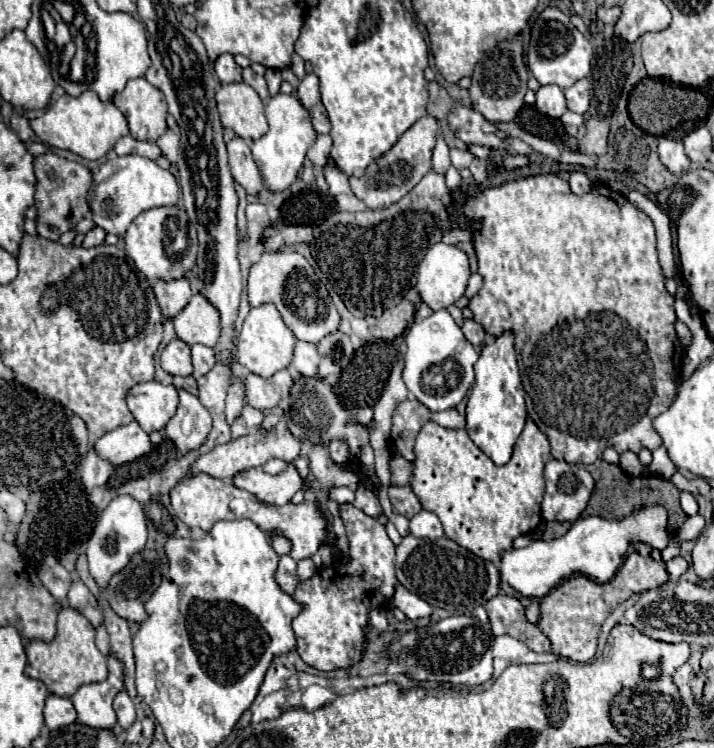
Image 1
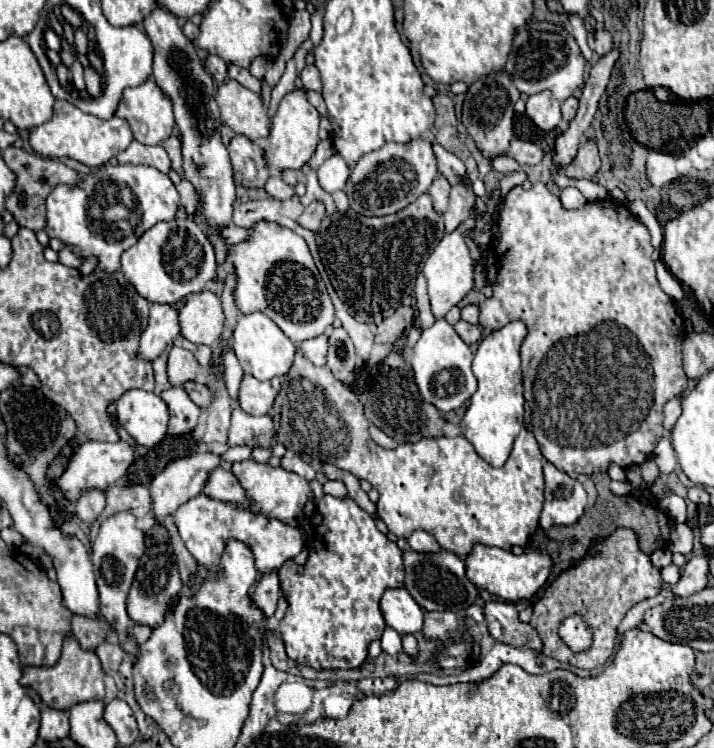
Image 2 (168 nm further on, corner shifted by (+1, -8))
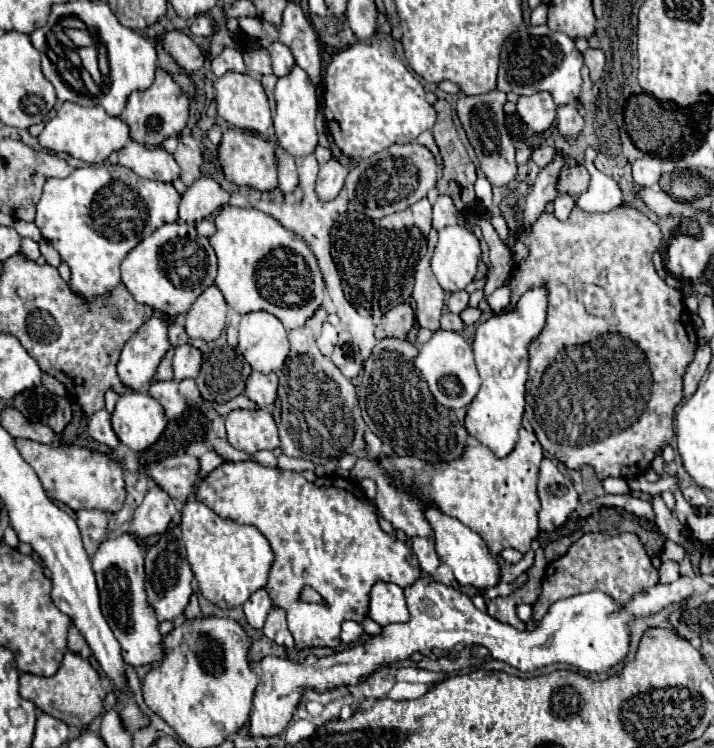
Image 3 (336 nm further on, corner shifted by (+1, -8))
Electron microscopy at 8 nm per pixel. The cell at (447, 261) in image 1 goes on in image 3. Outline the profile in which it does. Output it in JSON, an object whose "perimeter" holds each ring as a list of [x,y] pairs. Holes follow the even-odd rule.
{"perimeter":[[[461,224],[439,230],[431,268],[445,292],[465,290],[465,286],[475,278],[479,260],[481,246],[473,230]]]}

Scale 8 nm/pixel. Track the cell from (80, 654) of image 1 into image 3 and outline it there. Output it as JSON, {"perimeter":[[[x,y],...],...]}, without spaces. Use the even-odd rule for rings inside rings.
{"perimeter":[[[73,652],[65,654],[61,668],[51,678],[21,674],[19,694],[21,698],[31,700],[45,714],[55,716],[57,720],[63,720],[67,726],[75,726],[77,730],[89,726],[103,712],[103,700],[105,700],[105,690],[101,686],[101,678],[97,670],[89,664],[89,660],[83,660]]]}

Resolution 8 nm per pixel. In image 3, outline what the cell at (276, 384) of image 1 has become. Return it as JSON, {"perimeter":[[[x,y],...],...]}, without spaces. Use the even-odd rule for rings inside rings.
{"perimeter":[[[253,372],[247,380],[245,392],[247,392],[249,400],[257,402],[261,408],[271,408],[277,398],[277,376]]]}

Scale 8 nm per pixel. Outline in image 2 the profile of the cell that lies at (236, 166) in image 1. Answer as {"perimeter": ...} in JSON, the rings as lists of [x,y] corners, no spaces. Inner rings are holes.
{"perimeter":[[[233,136],[227,150],[235,172],[235,182],[245,188],[263,188],[269,178],[263,150],[245,136]]]}

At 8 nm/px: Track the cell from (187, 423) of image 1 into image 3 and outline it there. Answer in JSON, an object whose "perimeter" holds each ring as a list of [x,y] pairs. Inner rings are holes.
{"perimeter":[[[175,380],[169,382],[153,382],[149,386],[149,394],[159,400],[159,404],[165,410],[165,416],[169,420],[179,418],[183,414],[183,410],[187,408],[187,400],[181,396],[179,392],[179,384]]]}

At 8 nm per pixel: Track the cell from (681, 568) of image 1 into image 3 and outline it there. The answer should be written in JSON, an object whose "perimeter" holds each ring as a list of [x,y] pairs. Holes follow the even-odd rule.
{"perimeter":[[[663,562],[659,568],[659,576],[663,584],[675,582],[679,578],[679,564],[677,562]]]}

